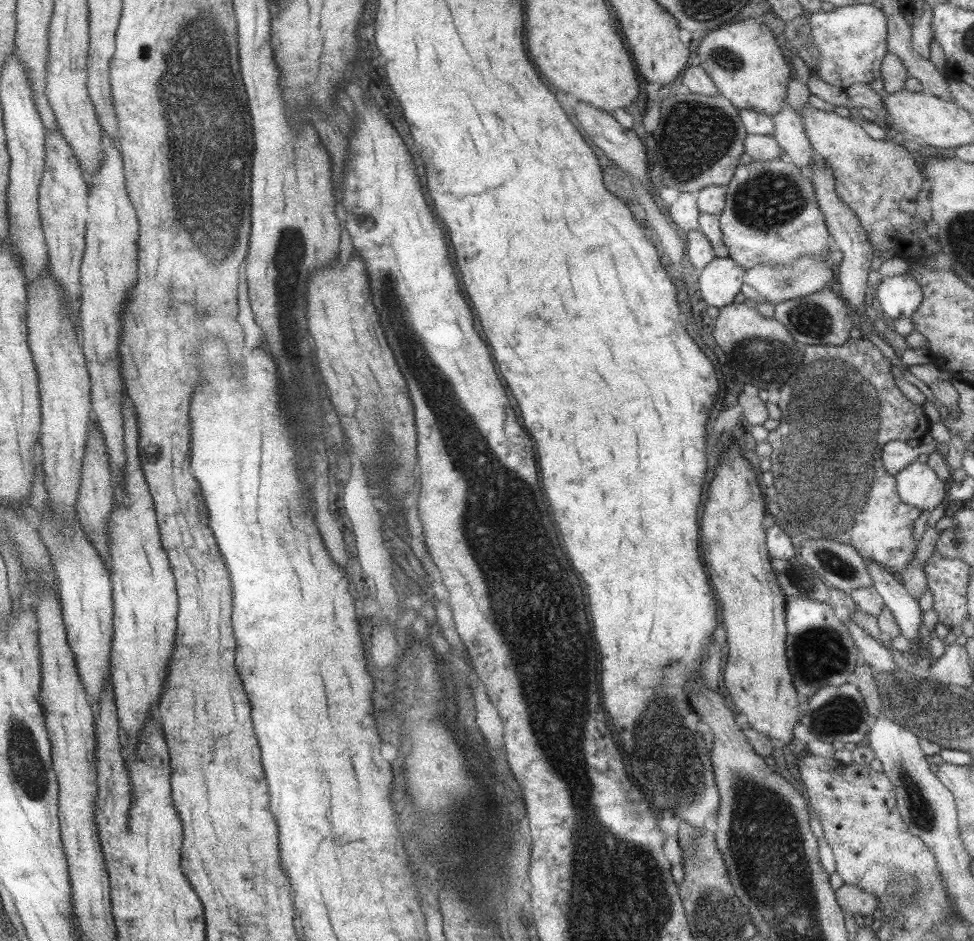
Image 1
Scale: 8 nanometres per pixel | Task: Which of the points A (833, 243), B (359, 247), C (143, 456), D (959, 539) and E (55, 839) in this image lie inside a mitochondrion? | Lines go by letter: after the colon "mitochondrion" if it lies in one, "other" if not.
A: other
B: other
C: other
D: mitochondrion
E: other

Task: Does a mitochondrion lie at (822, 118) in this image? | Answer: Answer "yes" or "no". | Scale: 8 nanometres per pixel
no

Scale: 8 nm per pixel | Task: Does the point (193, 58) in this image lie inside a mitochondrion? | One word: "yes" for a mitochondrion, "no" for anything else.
yes

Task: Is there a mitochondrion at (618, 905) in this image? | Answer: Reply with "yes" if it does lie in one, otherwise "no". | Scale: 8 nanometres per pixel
yes

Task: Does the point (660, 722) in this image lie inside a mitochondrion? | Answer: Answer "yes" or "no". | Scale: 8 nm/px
yes

